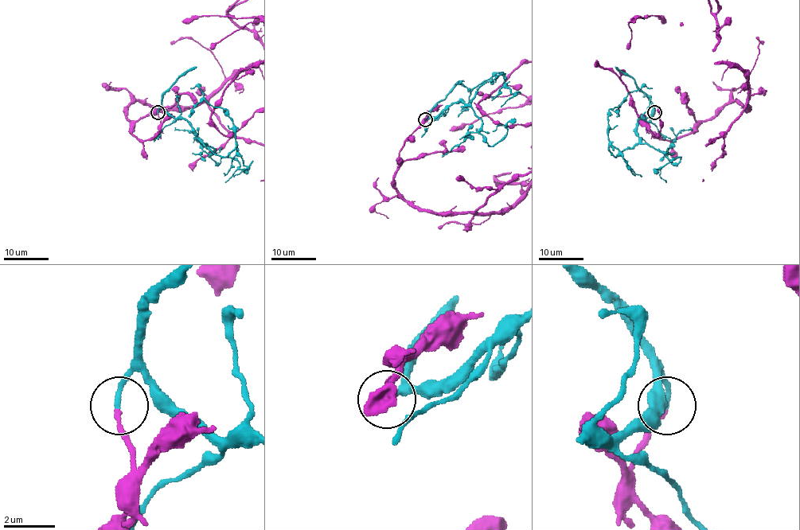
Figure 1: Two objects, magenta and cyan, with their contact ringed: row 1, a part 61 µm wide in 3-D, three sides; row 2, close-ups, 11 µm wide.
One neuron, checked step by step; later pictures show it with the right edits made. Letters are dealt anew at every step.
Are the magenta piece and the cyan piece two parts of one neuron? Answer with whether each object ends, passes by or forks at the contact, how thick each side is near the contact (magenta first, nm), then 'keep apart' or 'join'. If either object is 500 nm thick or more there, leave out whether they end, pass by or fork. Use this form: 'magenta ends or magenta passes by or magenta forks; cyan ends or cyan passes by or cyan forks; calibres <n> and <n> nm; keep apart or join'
magenta ends; cyan ends; calibres 170 and 200 nm; keep apart

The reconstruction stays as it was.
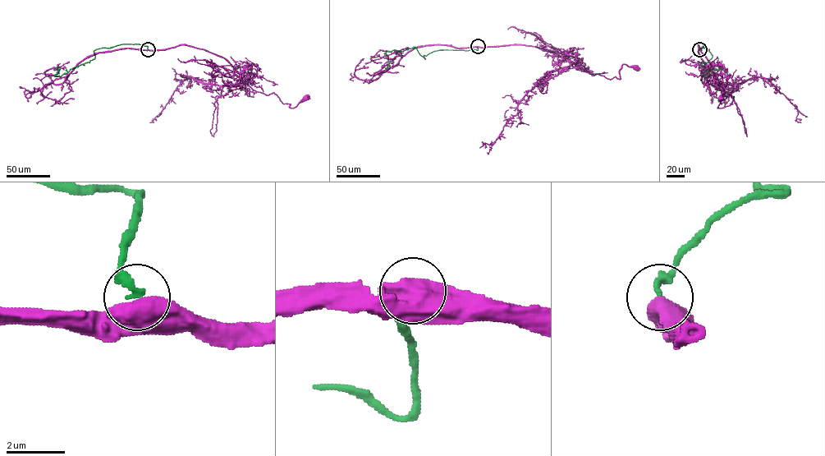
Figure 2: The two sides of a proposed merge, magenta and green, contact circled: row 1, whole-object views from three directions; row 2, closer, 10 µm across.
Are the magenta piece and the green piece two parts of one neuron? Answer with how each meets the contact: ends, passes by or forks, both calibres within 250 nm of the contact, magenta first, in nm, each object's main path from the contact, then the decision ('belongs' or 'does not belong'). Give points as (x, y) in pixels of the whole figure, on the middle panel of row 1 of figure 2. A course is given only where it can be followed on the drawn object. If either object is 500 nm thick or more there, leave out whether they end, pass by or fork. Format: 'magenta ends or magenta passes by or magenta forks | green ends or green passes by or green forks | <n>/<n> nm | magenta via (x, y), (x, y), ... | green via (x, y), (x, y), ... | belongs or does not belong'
850/280 nm | magenta via (478, 46), (535, 46), (570, 60), (583, 71), (610, 79), (621, 78), (619, 70), (623, 64), (635, 66) | green via (478, 46), (477, 50), (433, 51), (423, 55), (425, 59), (414, 47), (387, 51), (389, 62), (385, 68) | does not belong

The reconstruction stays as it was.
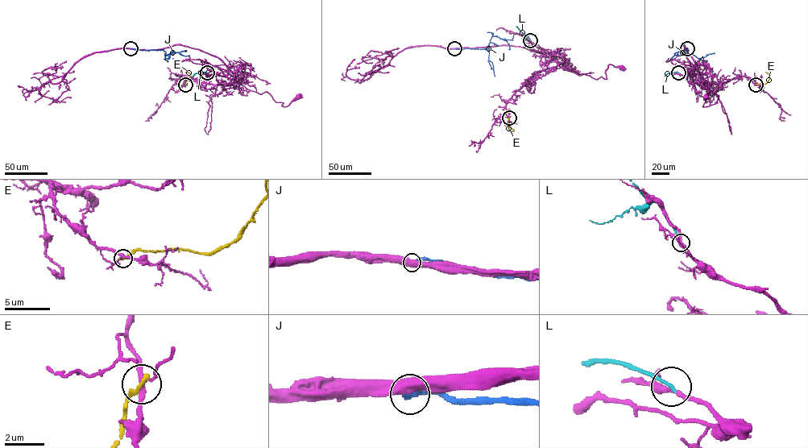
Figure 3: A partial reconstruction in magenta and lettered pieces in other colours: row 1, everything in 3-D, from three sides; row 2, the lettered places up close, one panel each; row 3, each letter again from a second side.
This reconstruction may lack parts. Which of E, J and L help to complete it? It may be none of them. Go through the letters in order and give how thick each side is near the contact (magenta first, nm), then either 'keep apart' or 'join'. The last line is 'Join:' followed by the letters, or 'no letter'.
E: calibres 200 and 240 nm; keep apart
J: calibres 550 and 280 nm; keep apart
L: calibres 280 and 170 nm; keep apart
Join: no letter

